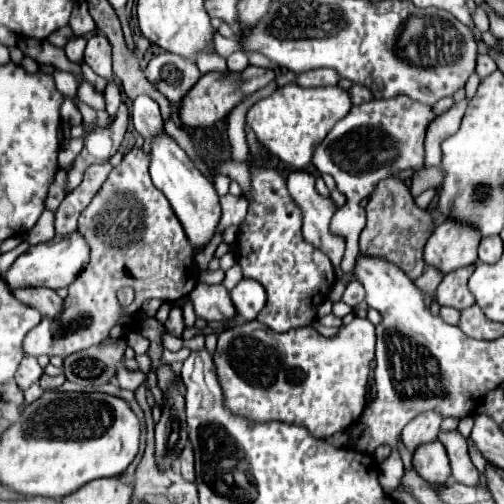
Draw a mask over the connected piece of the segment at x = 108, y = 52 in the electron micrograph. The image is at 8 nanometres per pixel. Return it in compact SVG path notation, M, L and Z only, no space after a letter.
M96 32L96 36L88 38L86 52L84 52L86 64L102 78L112 78L112 48L106 36Z

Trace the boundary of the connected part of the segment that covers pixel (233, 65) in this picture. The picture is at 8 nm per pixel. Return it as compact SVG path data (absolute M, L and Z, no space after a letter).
M234 52L230 58L228 58L228 70L230 72L244 72L244 68L248 66L248 56L244 52Z

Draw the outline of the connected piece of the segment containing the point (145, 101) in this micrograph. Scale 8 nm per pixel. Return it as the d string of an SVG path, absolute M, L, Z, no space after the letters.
M138 96L132 102L132 122L136 132L144 138L144 146L148 150L150 140L164 130L164 120L158 104L150 96Z

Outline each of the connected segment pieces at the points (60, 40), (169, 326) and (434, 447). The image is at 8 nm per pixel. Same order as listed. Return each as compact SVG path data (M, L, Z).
M66 26L64 28L61 28L60 30L52 33L48 37L48 41L59 47L59 48L64 48L65 44L72 39L73 37L73 32L69 26Z
M172 308L170 314L168 314L168 320L164 322L166 330L172 334L172 336L180 336L182 330L184 330L184 318L182 318L182 310L180 308Z
M440 442L420 444L412 454L412 466L432 486L446 482L450 476L448 456L446 456L446 450L442 448Z

